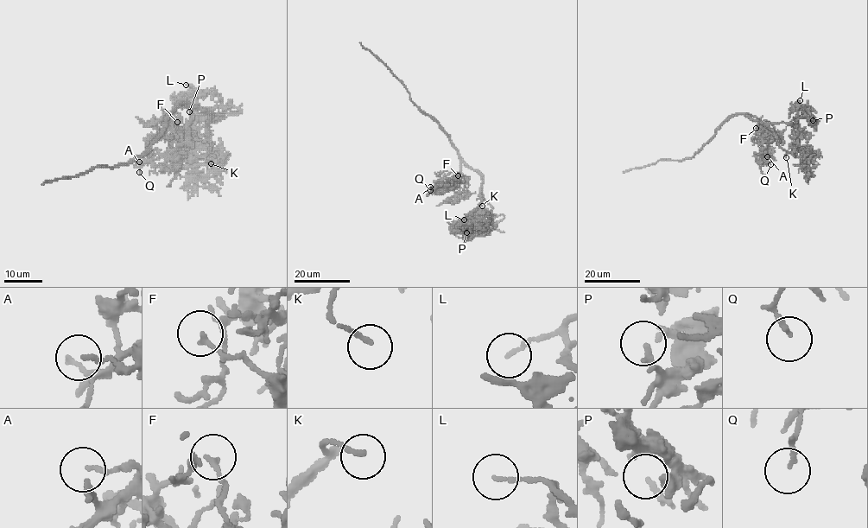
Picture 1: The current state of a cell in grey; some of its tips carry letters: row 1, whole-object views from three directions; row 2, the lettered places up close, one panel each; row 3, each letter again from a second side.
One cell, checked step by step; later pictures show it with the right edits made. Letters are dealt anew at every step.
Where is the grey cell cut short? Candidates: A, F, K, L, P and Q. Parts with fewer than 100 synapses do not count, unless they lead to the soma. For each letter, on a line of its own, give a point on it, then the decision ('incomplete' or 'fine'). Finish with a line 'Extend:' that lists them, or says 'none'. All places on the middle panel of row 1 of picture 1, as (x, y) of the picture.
A: at (430, 187); fine
F: at (458, 175); fine
K: at (482, 206); incomplete
L: at (464, 219); incomplete
P: at (466, 232); fine
Q: at (430, 190); fine
Extend: K, L

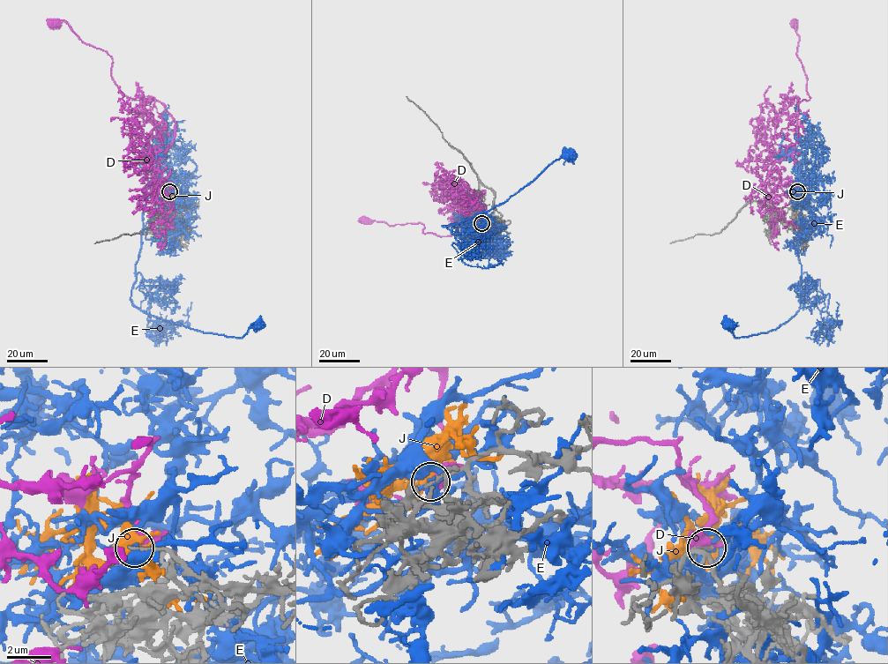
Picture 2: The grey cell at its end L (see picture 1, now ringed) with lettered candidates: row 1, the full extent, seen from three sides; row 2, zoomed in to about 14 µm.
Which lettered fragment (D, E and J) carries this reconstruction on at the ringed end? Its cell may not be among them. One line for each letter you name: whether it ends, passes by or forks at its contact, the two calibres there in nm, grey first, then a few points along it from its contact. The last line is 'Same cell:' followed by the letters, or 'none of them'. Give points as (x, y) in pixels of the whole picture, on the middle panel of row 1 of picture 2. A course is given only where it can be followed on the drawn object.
J: it passes by | 150/400 nm
Same cell: J

